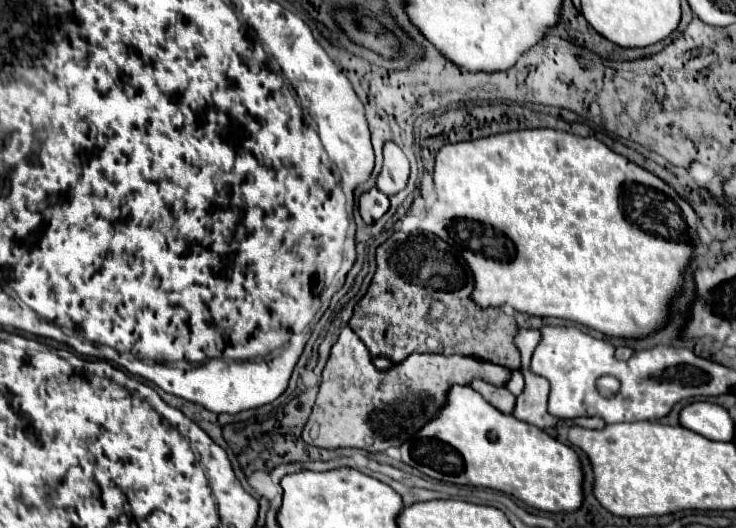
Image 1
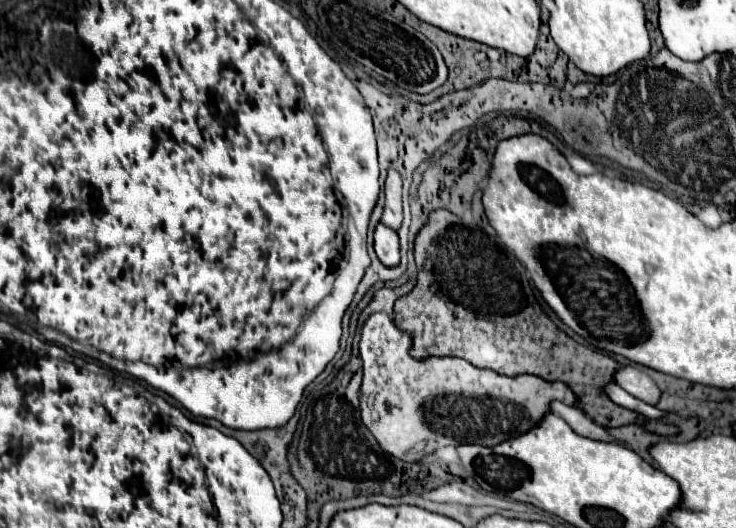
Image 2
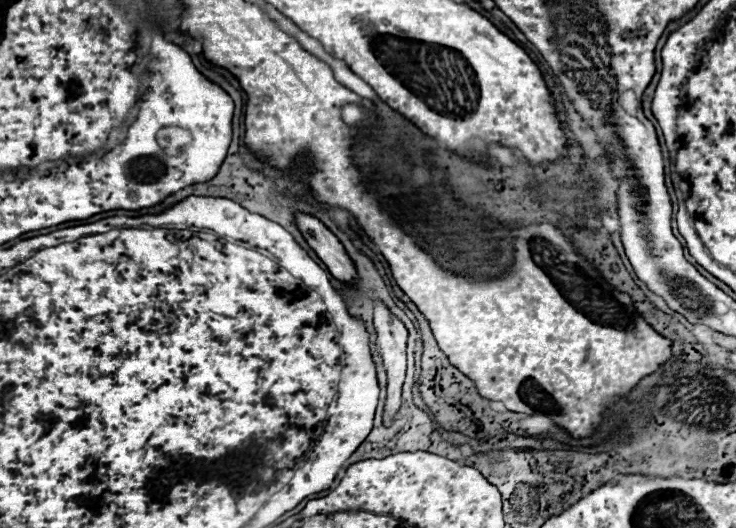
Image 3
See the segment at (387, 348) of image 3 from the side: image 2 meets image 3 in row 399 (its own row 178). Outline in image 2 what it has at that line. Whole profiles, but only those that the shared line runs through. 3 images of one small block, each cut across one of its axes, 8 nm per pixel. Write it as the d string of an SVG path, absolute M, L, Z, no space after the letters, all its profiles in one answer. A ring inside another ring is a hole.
M388 170L386 206L382 212L382 222L392 230L398 230L402 222L402 178L396 170Z

